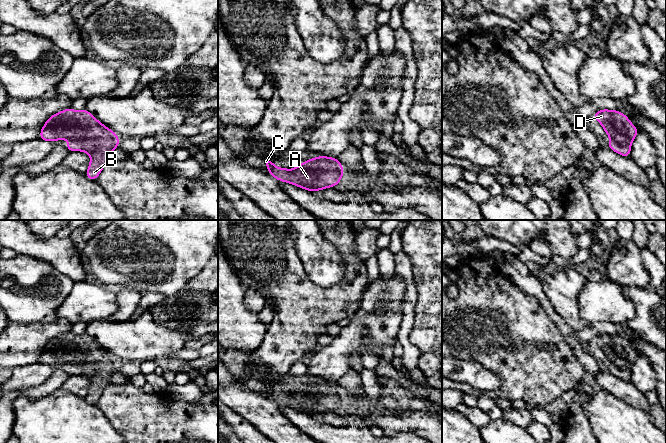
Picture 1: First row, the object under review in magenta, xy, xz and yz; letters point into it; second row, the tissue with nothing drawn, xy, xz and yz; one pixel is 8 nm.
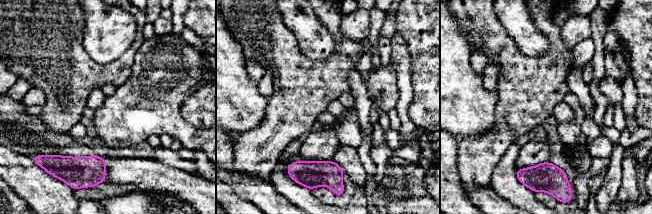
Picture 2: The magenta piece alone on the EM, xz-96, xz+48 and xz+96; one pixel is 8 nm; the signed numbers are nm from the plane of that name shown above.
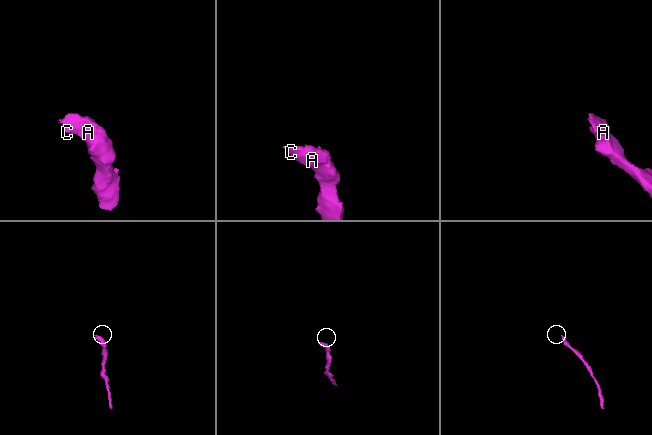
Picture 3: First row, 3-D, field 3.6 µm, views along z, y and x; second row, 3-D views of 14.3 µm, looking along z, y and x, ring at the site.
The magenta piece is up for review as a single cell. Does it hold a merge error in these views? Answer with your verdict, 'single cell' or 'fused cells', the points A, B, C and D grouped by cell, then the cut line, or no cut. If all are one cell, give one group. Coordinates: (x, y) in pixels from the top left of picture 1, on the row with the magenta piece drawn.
single cell | A B C D | no cut

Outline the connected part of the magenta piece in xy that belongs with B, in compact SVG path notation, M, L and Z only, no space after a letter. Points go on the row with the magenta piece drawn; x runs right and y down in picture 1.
M71 108L50 116L40 130L40 139L49 142L70 139L70 143L64 146L69 152L88 153L91 160L85 176L93 181L111 160L111 152L119 148L120 140L87 109L76 111Z

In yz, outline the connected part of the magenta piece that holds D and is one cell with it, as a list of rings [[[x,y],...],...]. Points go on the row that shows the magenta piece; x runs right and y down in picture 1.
[[[602,109],[595,112],[593,118],[603,126],[605,133],[611,138],[607,147],[629,158],[630,146],[639,130],[628,117],[617,110]]]

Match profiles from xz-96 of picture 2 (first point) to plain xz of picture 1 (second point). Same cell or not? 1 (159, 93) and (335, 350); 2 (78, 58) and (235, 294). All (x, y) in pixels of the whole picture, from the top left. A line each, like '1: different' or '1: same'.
1: same
2: different

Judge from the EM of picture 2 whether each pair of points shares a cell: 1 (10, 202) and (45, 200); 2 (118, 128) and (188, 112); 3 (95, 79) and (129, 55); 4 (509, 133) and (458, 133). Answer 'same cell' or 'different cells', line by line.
1: different cells
2: different cells
3: same cell
4: different cells

